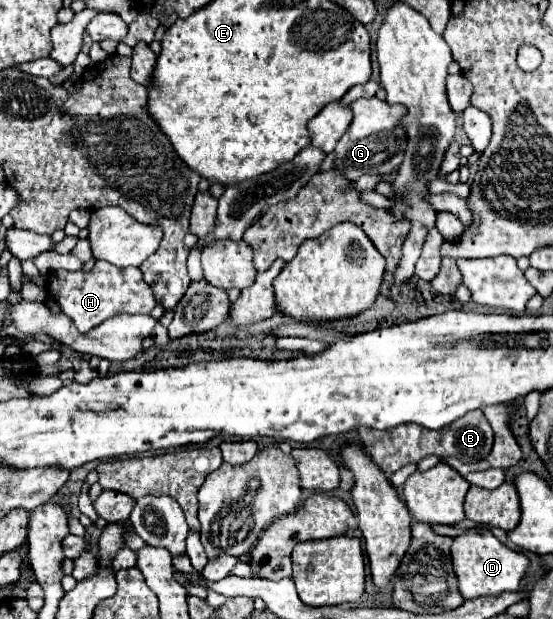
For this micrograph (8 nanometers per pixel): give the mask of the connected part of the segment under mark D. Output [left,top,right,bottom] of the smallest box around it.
[451,528,529,600]

